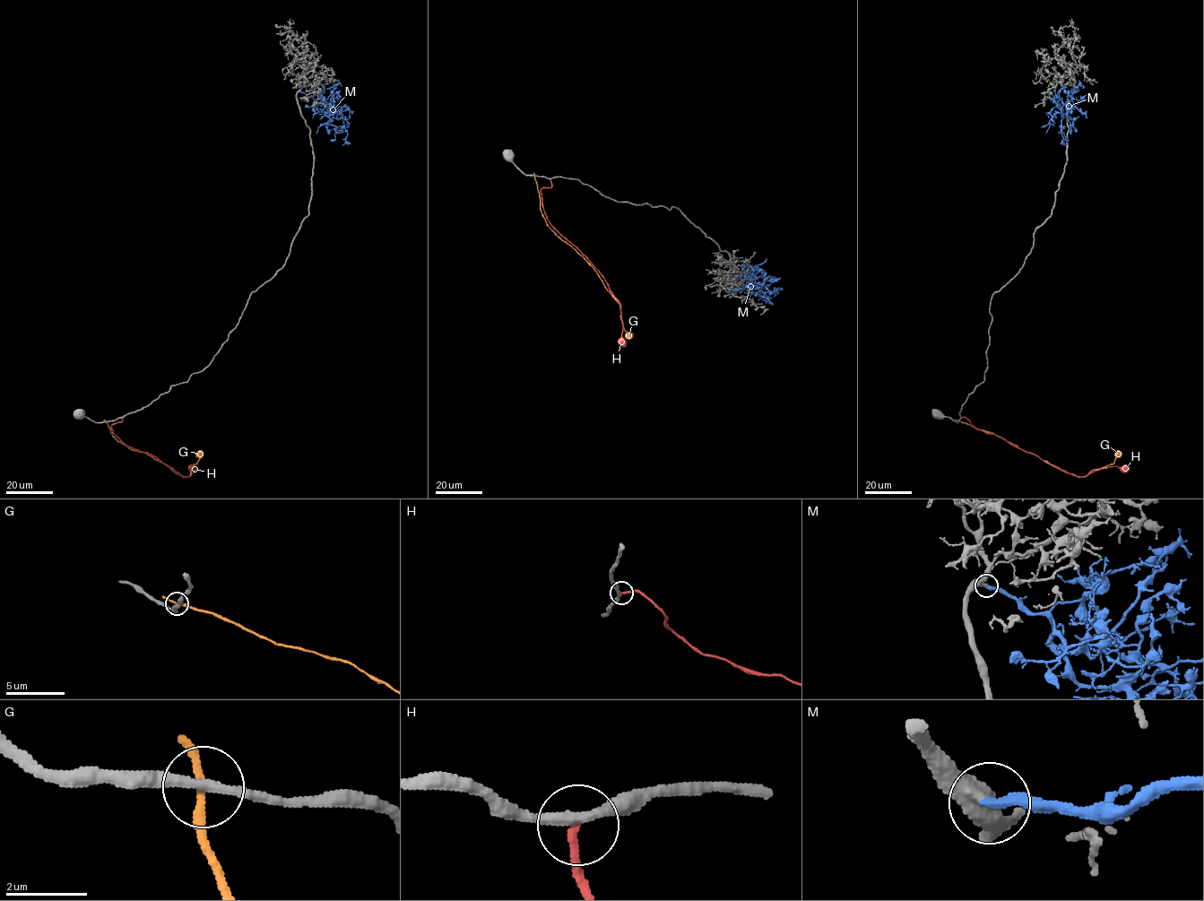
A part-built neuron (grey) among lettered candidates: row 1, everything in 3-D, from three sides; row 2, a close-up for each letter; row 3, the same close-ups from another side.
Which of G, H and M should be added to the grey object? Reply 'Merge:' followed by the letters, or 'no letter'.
Merge: M

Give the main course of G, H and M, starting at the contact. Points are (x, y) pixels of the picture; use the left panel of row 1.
G: (105, 421), (118, 441), (132, 449), (145, 453), (182, 476), (189, 476), (191, 468), (198, 461), (199, 451)
H: (121, 417), (111, 426), (127, 446), (151, 454), (184, 476), (193, 469)
M: (300, 91), (313, 98), (320, 111), (342, 115), (343, 125), (330, 141)

